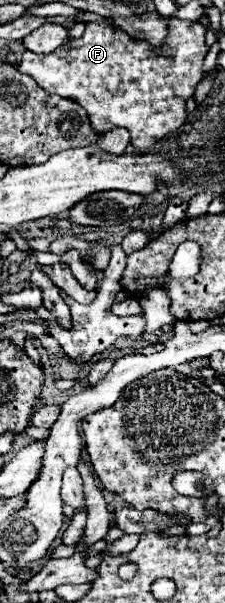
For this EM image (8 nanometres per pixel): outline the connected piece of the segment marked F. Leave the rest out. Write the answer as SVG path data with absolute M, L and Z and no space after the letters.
M171 19L167 45L175 49L175 57L153 55L147 41L131 41L107 23L87 23L85 27L77 45L65 43L47 55L25 51L19 71L31 75L45 91L77 101L89 113L97 135L113 127L125 127L137 151L147 151L153 143L177 131L187 119L185 103L203 79L201 67L207 55L205 27L201 23Z

